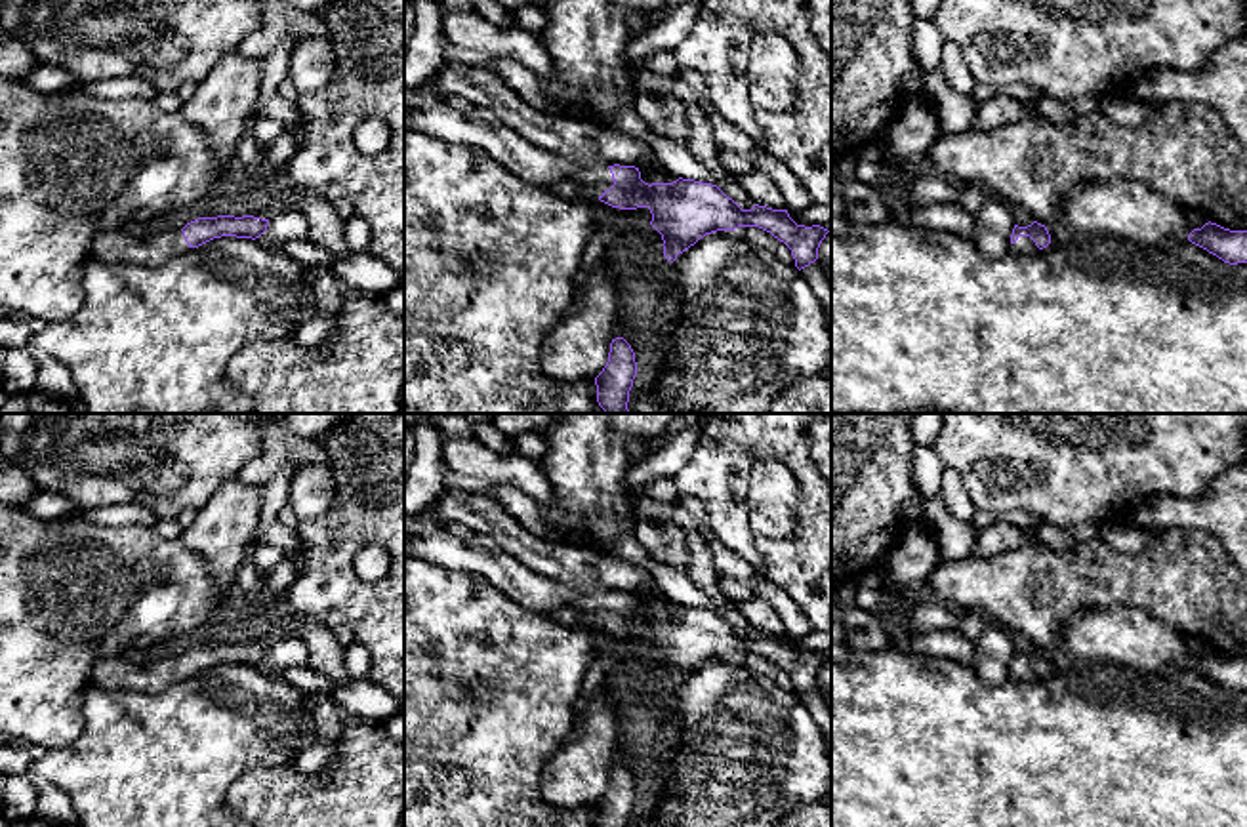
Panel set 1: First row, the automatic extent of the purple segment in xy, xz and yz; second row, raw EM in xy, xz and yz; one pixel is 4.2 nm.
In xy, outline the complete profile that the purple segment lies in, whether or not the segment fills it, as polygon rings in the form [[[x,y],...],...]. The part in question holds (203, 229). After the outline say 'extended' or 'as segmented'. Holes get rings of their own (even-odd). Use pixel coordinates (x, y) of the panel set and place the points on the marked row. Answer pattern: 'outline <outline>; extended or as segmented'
outline [[[254,215],[198,217],[183,229],[137,238],[124,229],[99,232],[92,240],[92,255],[105,263],[137,263],[160,267],[175,255],[198,248],[214,238],[259,238],[267,231],[269,219]]]; extended

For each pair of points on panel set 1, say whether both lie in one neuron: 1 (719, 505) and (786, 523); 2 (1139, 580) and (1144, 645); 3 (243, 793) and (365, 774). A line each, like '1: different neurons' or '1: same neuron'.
1: different neurons
2: different neurons
3: same neuron

